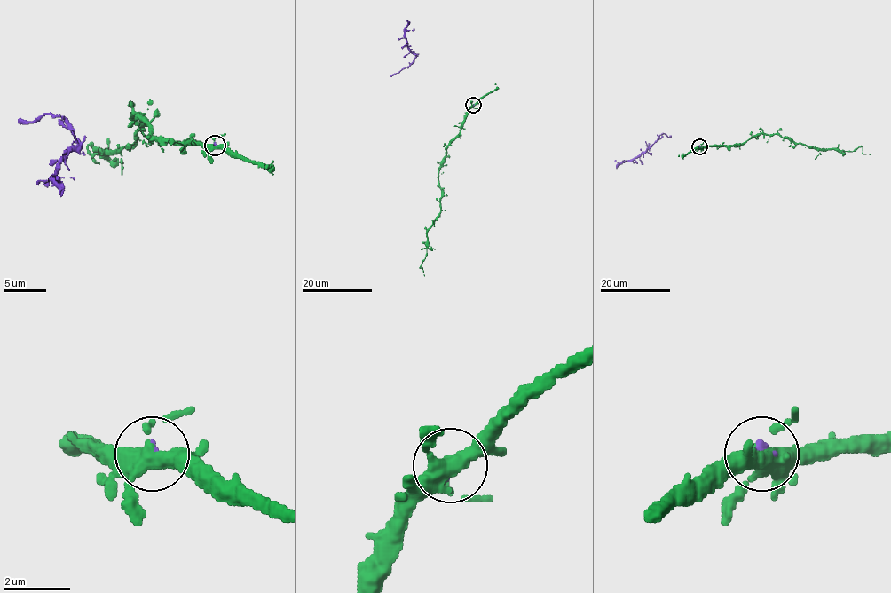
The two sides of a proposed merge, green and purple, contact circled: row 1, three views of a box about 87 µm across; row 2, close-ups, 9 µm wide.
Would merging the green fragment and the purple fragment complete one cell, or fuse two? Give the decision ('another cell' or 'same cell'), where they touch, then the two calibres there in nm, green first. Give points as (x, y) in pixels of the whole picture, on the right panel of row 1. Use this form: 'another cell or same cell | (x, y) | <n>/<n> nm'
same cell | (699, 146) | 400/150 nm

